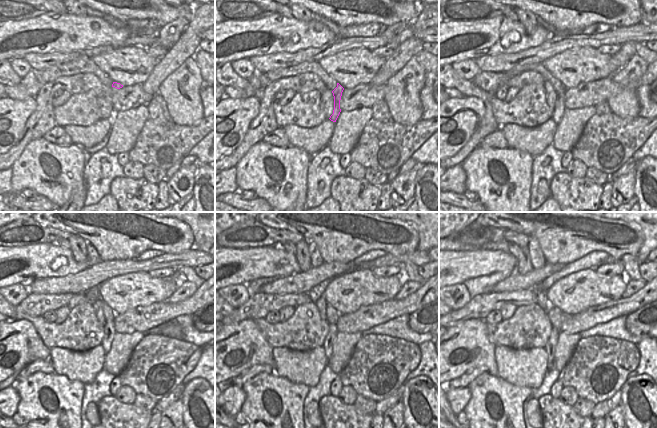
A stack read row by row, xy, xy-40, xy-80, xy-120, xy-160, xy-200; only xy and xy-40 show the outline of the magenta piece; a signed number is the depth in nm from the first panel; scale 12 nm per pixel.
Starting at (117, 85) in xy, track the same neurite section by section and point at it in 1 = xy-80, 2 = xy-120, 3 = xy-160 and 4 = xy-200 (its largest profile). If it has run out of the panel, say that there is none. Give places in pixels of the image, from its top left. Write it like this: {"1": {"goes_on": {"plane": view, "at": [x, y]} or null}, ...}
{"1": {"goes_on": {"plane": "xy-80", "at": [559, 108]}}, "2": {"goes_on": {"plane": "xy-120", "at": [109, 331]}}, "3": {"goes_on": {"plane": "xy-160", "at": [332, 332]}}, "4": {"goes_on": {"plane": "xy-200", "at": [550, 347]}}}

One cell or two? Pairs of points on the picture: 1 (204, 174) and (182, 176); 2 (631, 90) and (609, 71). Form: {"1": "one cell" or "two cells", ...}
{"1": "two cells", "2": "two cells"}

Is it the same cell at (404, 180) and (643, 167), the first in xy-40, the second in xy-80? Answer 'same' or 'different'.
different

